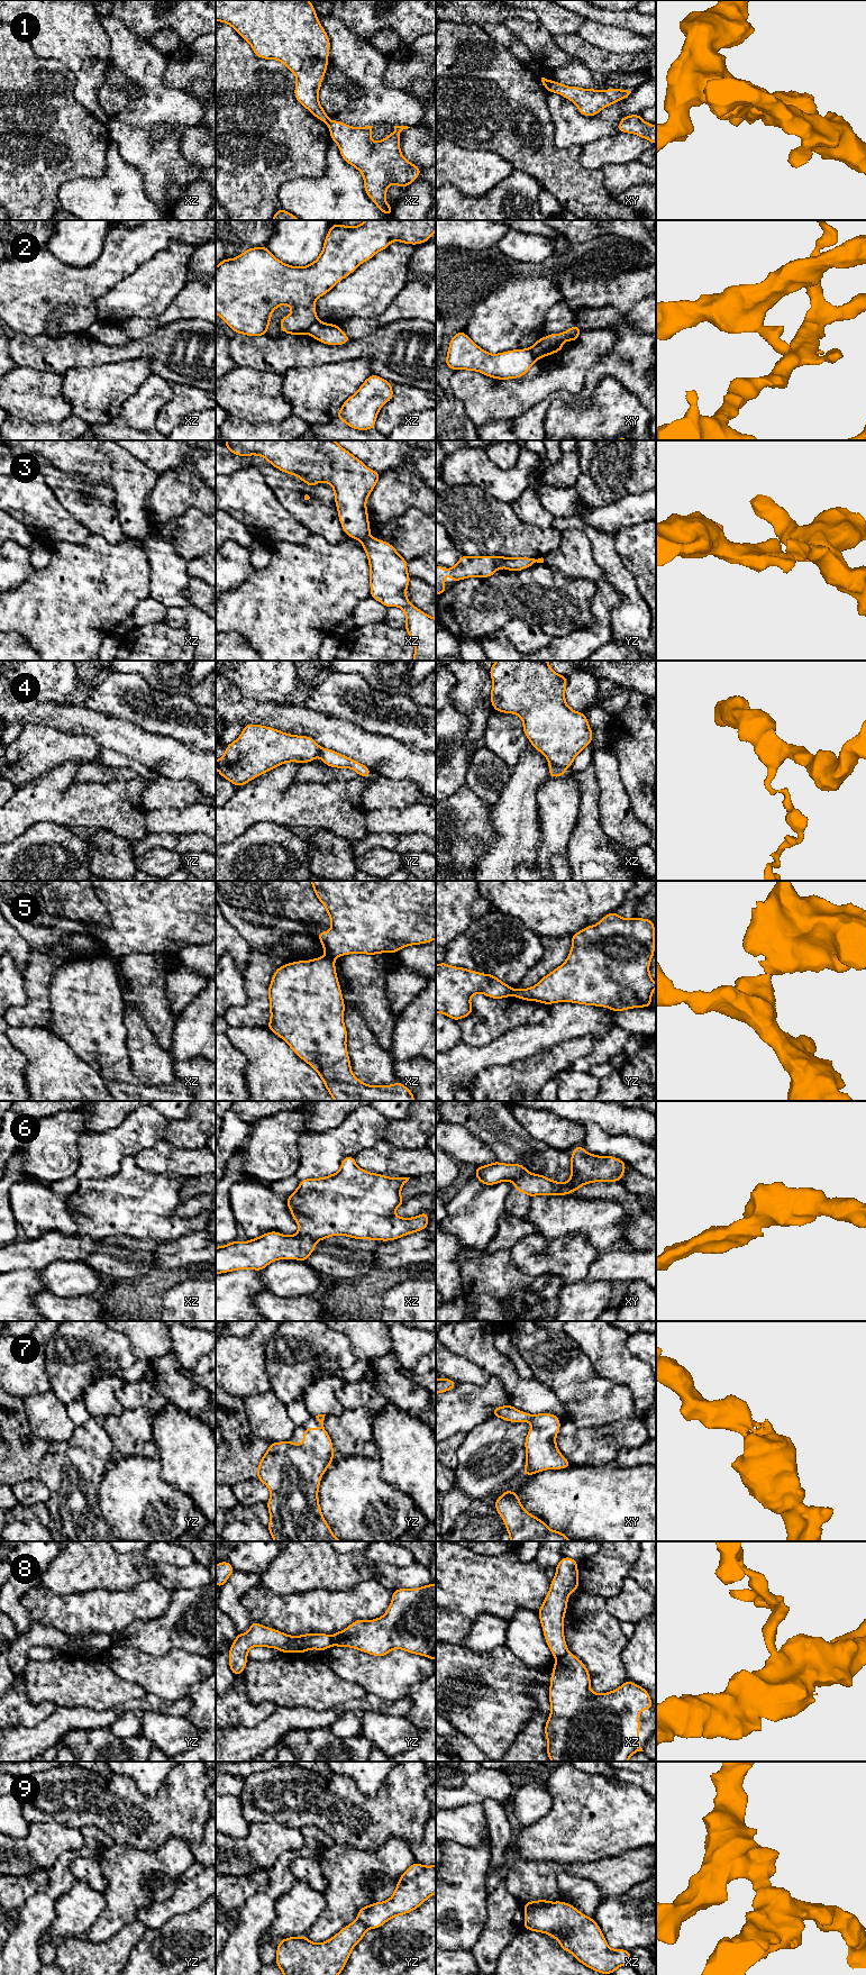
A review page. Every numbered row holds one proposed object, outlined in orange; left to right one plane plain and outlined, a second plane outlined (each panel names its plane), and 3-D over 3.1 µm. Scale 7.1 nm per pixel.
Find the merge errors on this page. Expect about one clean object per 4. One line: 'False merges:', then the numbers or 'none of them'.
False merges: 1, 2, 3, 4, 5, 8, 9

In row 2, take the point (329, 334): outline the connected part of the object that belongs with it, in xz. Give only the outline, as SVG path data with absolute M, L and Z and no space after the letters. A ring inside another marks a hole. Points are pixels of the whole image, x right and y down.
M322 321L315 322L307 334L327 345L344 345L352 340L337 324L332 325Z

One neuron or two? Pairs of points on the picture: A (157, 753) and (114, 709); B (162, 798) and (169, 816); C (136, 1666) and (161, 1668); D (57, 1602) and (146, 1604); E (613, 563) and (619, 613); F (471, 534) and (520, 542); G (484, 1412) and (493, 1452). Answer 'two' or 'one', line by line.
A: two
B: two
C: one
D: one
E: one
F: one
G: two

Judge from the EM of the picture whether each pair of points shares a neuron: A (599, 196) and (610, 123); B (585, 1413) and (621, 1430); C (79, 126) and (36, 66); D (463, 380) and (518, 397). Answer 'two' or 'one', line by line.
A: two
B: two
C: one
D: one

